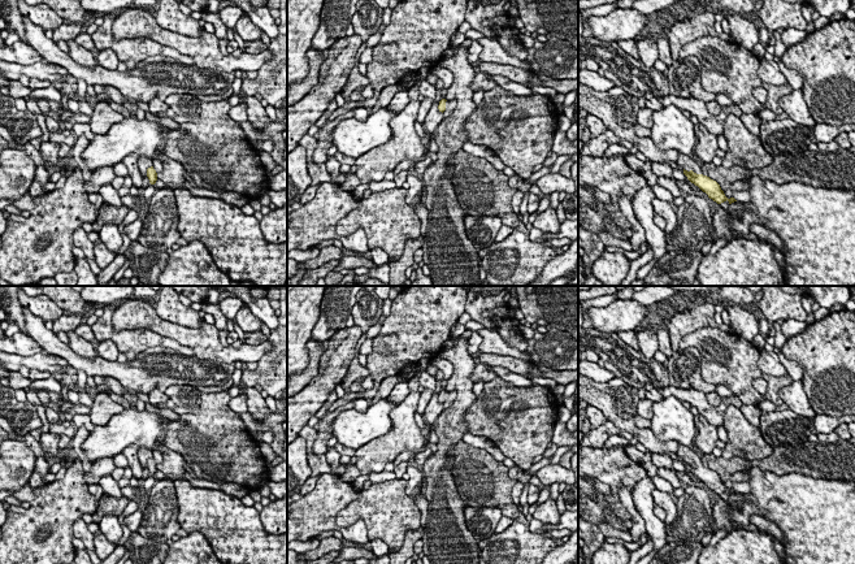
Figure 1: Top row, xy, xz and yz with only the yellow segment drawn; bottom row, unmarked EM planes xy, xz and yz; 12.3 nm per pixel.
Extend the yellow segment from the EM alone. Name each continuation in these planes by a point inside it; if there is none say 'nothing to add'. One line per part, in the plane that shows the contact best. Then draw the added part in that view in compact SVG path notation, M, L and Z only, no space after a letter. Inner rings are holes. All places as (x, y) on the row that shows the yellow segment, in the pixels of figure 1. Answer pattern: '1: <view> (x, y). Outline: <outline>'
1: yz (685, 161). Outline: M681 152L678 153L677 165L687 172L693 170L696 174L702 174L700 166L691 159L691 156Z

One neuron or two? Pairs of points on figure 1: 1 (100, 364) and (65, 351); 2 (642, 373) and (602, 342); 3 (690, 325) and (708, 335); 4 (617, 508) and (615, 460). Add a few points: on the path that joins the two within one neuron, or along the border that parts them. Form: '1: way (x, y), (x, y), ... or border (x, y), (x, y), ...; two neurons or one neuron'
1: way (91, 364), (74, 360); one neuron
2: way (632, 365), (612, 348); one neuron
3: border (728, 332), (699, 328), (688, 333), (677, 346); two neurons
4: way (613, 497), (613, 472); one neuron

